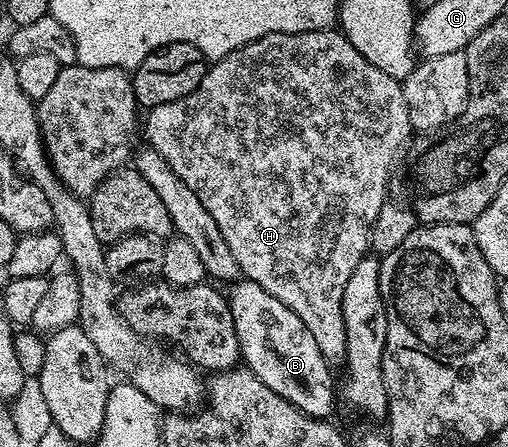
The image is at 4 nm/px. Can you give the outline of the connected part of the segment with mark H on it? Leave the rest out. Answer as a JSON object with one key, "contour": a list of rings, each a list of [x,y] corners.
{"contour":[[[339,30],[299,31],[298,33],[270,33],[258,41],[250,41],[234,53],[215,60],[202,77],[198,89],[178,101],[170,101],[166,105],[158,105],[147,112],[148,120],[143,120],[142,131],[148,134],[147,142],[164,160],[198,193],[198,201],[206,205],[206,213],[214,217],[218,229],[222,229],[222,237],[226,237],[226,245],[230,245],[230,253],[234,253],[234,261],[238,261],[241,276],[266,289],[282,305],[286,305],[294,313],[298,313],[298,321],[310,329],[310,337],[322,349],[325,359],[340,361],[346,349],[346,325],[342,317],[342,293],[346,289],[346,281],[350,281],[350,273],[365,258],[370,247],[370,228],[376,220],[376,214],[389,198],[388,178],[392,170],[400,163],[404,150],[408,147],[408,138],[414,135],[410,125],[410,117],[406,109],[406,99],[401,80],[382,73]]]}

